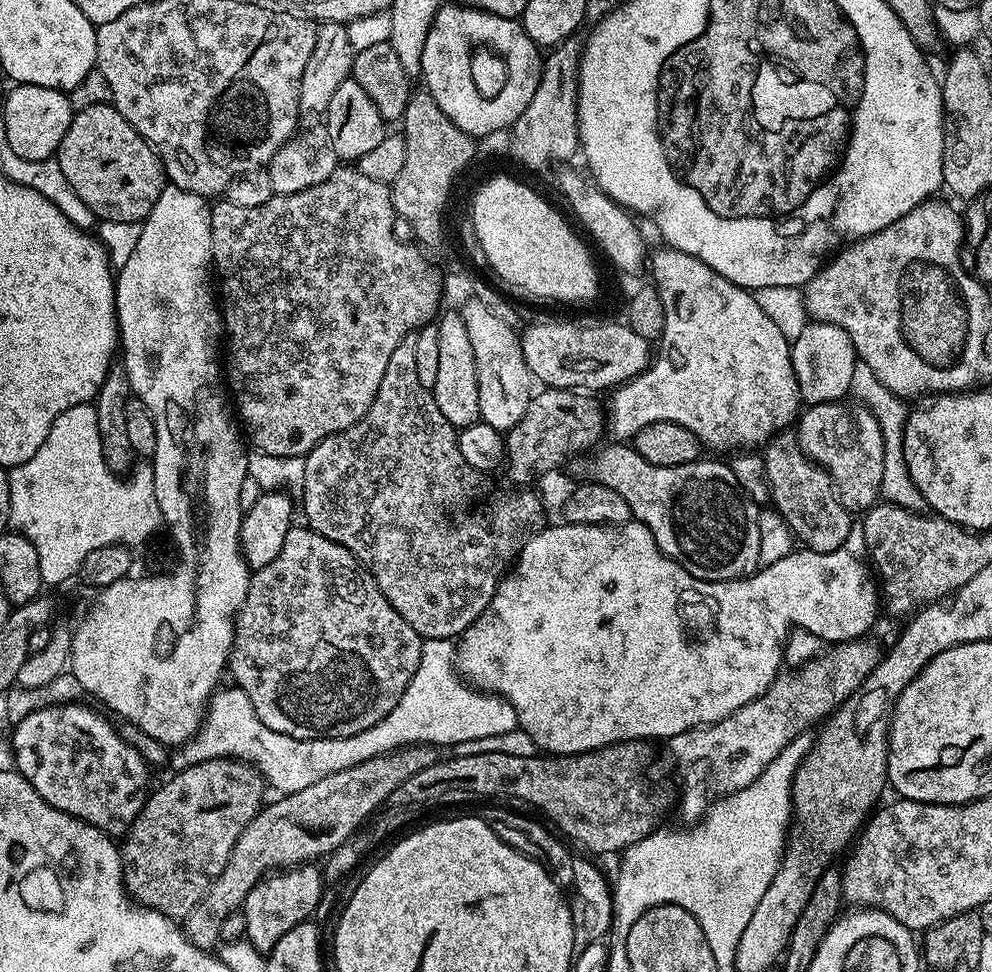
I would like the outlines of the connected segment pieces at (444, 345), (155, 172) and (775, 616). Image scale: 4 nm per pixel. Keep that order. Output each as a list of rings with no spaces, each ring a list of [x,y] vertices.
[[[459,310],[439,313],[438,323],[438,378],[434,378],[432,397],[438,402],[438,410],[446,414],[458,430],[480,420],[478,410],[478,370],[474,366],[474,349],[470,346],[470,334],[466,334],[466,322]]]
[[[111,103],[98,106],[86,106],[86,110],[76,112],[70,122],[70,130],[66,130],[66,138],[58,146],[54,157],[66,182],[86,202],[93,217],[97,221],[109,220],[110,222],[143,222],[148,219],[154,202],[162,194],[166,186],[164,166],[160,162],[160,153],[122,118],[122,114]]]
[[[556,522],[553,523],[552,526],[553,528],[551,528],[551,526],[541,528],[538,535],[534,538],[530,538],[530,542],[526,542],[526,546],[521,550],[519,556],[516,558],[516,563],[512,565],[510,571],[505,575],[504,579],[501,580],[500,585],[496,587],[496,593],[490,602],[490,606],[486,606],[486,610],[483,614],[464,631],[463,636],[459,637],[458,647],[456,649],[456,662],[460,675],[473,685],[481,686],[489,692],[495,692],[496,695],[500,696],[502,699],[508,700],[510,702],[510,706],[514,706],[519,727],[521,729],[525,728],[525,730],[532,735],[533,742],[540,747],[537,749],[544,754],[577,757],[582,752],[595,752],[601,748],[608,747],[609,744],[618,744],[626,742],[627,740],[642,740],[647,742],[661,740],[661,742],[667,742],[678,734],[689,732],[691,728],[702,728],[706,724],[716,724],[722,718],[726,718],[730,714],[734,714],[734,710],[738,710],[742,706],[749,704],[754,698],[758,698],[776,681],[776,677],[780,675],[782,665],[785,663],[784,645],[788,640],[789,632],[791,632],[793,628],[805,628],[810,631],[810,633],[816,634],[818,638],[825,642],[843,642],[846,640],[859,640],[867,637],[869,633],[871,633],[868,631],[871,630],[872,623],[876,620],[876,604],[878,608],[878,584],[870,575],[870,568],[866,563],[868,560],[868,551],[866,550],[866,542],[864,541],[864,526],[863,523],[860,522],[856,522],[851,525],[849,536],[846,538],[844,543],[842,543],[842,546],[838,547],[838,550],[834,550],[833,553],[814,553],[807,550],[793,550],[789,552],[787,556],[778,558],[778,562],[763,565],[763,567],[753,572],[752,575],[747,578],[717,581],[699,580],[698,578],[694,578],[690,575],[690,573],[687,572],[687,570],[676,560],[671,560],[671,558],[661,550],[658,546],[658,542],[654,542],[654,534],[650,534],[648,527],[639,522],[629,522],[626,524],[599,524],[598,526]]]

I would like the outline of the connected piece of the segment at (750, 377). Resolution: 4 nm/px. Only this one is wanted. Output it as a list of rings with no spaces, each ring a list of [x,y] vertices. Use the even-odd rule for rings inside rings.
[[[660,246],[660,249],[653,251],[650,256],[650,268],[652,264],[652,278],[650,278],[651,283],[655,285],[655,288],[657,291],[660,292],[661,300],[662,300],[662,306],[665,307],[665,329],[662,330],[662,334],[658,341],[658,347],[660,349],[655,349],[654,352],[654,359],[649,363],[648,367],[644,369],[643,372],[640,372],[633,378],[633,380],[628,381],[627,384],[622,384],[619,387],[615,389],[611,393],[612,401],[607,402],[606,404],[606,428],[607,431],[611,434],[612,431],[612,437],[611,439],[616,442],[628,442],[631,441],[637,434],[638,430],[642,430],[642,426],[650,426],[654,422],[662,422],[665,420],[666,422],[678,422],[678,426],[686,426],[686,430],[690,430],[692,433],[694,433],[698,439],[700,439],[701,445],[705,449],[708,448],[732,448],[731,450],[752,450],[755,449],[757,446],[755,444],[758,444],[758,446],[764,446],[768,443],[768,441],[775,436],[777,433],[781,433],[785,430],[791,429],[793,425],[797,423],[798,417],[802,411],[802,401],[801,396],[799,392],[799,386],[798,386],[798,380],[795,378],[794,374],[794,366],[792,365],[791,360],[791,352],[792,352],[792,345],[791,343],[788,343],[786,338],[782,336],[782,330],[778,330],[778,327],[774,326],[773,319],[770,318],[768,314],[764,310],[762,310],[761,306],[758,306],[758,302],[756,301],[755,295],[749,289],[747,288],[740,288],[737,284],[734,282],[730,282],[723,276],[722,274],[718,274],[715,272],[714,269],[712,269],[710,266],[706,266],[706,262],[702,262],[698,258],[694,258],[690,254],[686,254],[685,252],[679,252],[676,248],[669,248],[667,246]]]

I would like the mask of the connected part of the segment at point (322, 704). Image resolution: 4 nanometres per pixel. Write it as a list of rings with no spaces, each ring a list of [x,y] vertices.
[[[307,526],[292,527],[286,534],[286,542],[282,542],[282,550],[278,558],[274,558],[274,562],[266,566],[255,569],[249,575],[246,598],[239,612],[236,613],[234,623],[236,633],[232,639],[232,649],[228,655],[226,668],[230,676],[232,672],[233,678],[236,679],[233,680],[235,687],[241,688],[246,698],[254,702],[254,710],[258,718],[266,726],[270,726],[270,730],[278,730],[278,734],[290,734],[290,738],[299,740],[346,738],[350,734],[362,734],[362,730],[370,730],[370,726],[382,722],[382,718],[386,718],[386,714],[390,714],[390,710],[398,706],[398,698],[402,698],[410,678],[414,678],[414,670],[418,670],[424,645],[424,640],[416,633],[414,626],[410,626],[410,622],[406,622],[406,618],[402,618],[402,614],[398,614],[398,610],[390,606],[386,594],[382,594],[378,582],[374,582],[374,578],[364,569],[360,559],[350,554],[346,546],[338,546],[338,542],[330,542],[330,538],[318,534]]]

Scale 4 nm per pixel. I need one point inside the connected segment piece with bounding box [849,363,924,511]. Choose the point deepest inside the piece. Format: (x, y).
(897, 487)

